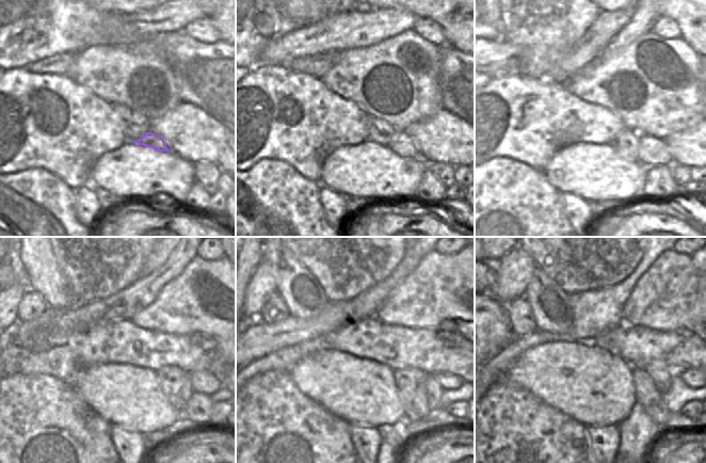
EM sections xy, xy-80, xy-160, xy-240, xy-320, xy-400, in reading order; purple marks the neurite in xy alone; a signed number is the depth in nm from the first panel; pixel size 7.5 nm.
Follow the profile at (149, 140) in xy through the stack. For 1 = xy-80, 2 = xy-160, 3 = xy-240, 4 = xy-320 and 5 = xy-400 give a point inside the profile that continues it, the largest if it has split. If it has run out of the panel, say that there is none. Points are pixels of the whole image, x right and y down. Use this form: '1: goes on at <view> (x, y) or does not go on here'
1: goes on at xy-80 (401, 144)
2: goes on at xy-160 (652, 152)
3: goes on at xy-240 (203, 382)
4: goes on at xy-320 (448, 382)
5: goes on at xy-400 (691, 377)

